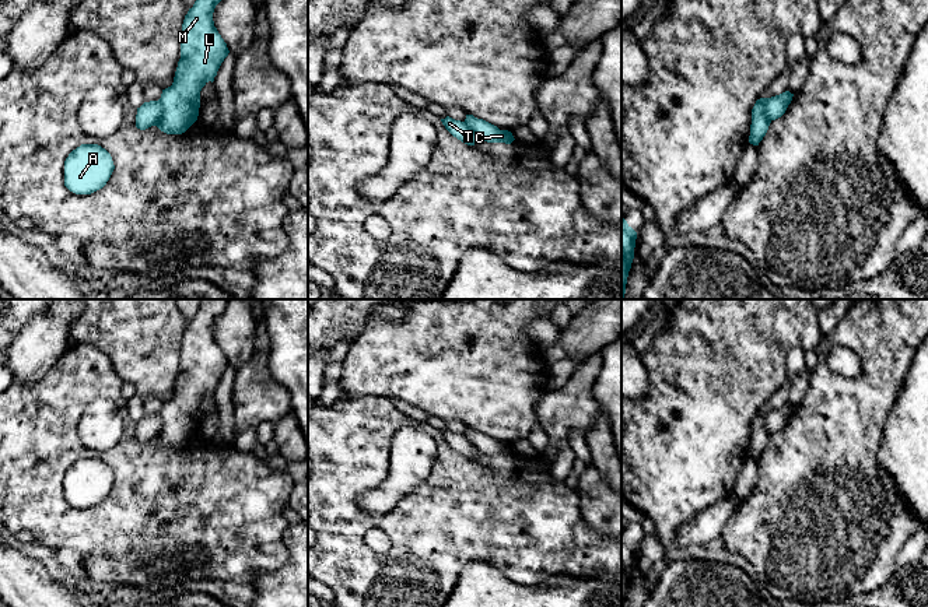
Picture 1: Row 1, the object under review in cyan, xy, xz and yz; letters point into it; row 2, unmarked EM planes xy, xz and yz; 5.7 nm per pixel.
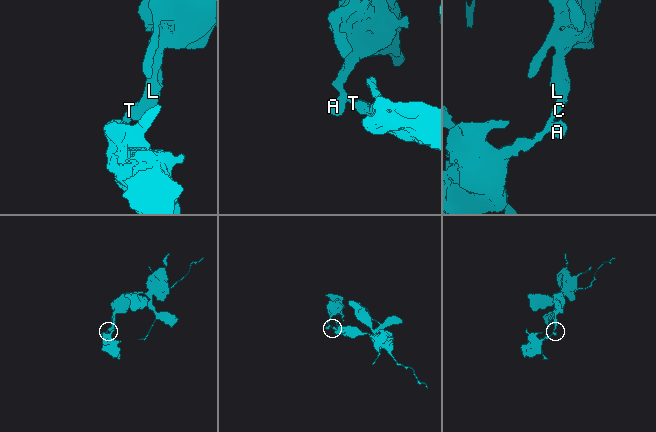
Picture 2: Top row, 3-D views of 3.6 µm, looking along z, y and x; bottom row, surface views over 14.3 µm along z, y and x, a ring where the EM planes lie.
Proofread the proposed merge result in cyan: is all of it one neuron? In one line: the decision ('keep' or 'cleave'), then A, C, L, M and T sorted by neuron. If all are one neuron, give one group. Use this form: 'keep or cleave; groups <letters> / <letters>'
cleave; groups A T / C L M

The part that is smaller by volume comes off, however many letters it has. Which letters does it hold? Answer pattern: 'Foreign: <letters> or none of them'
Foreign: A, T

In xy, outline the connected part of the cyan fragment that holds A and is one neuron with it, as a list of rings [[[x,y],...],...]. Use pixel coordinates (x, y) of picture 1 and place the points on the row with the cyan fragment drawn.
[[[81,144],[64,161],[64,186],[76,194],[102,189],[115,169],[111,154],[98,144]]]

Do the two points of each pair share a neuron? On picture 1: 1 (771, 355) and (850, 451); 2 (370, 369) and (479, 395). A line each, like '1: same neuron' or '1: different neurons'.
1: different neurons
2: same neuron

